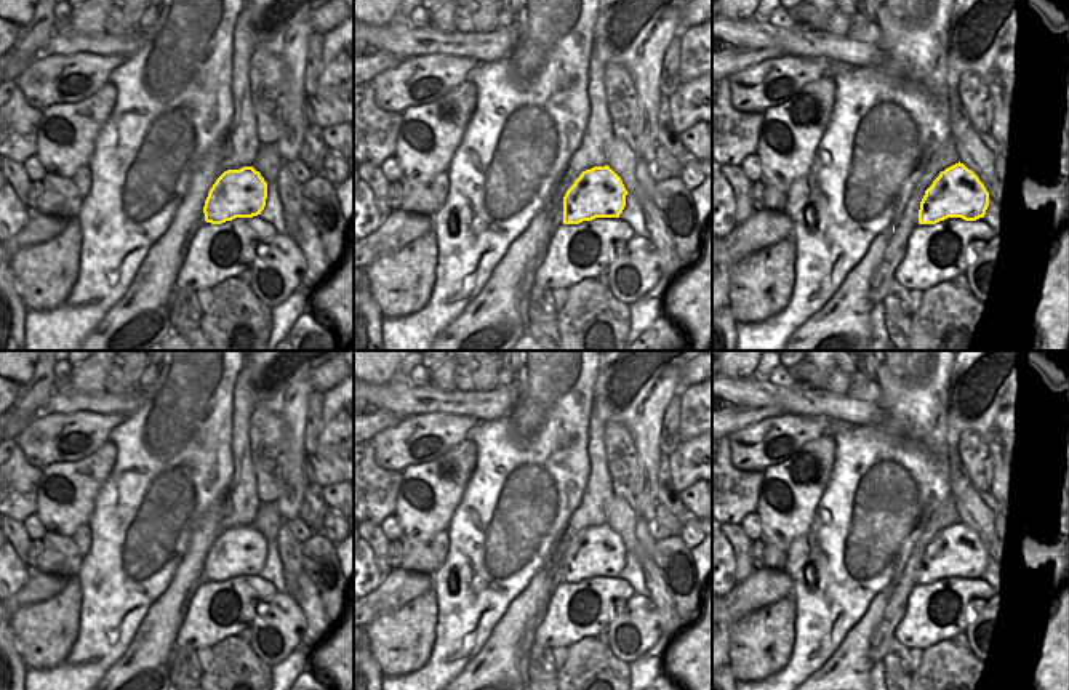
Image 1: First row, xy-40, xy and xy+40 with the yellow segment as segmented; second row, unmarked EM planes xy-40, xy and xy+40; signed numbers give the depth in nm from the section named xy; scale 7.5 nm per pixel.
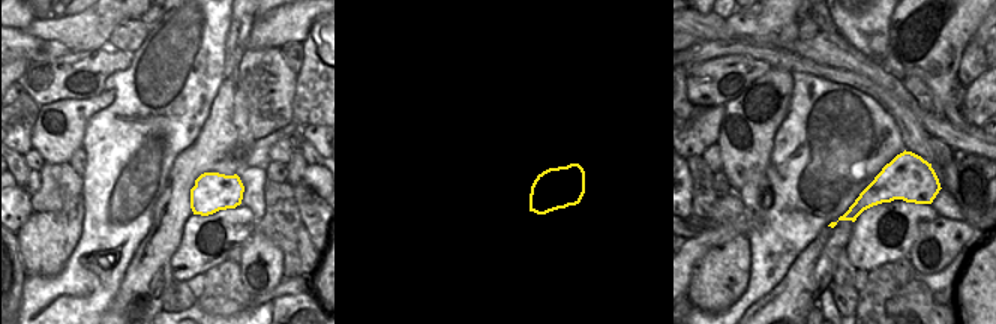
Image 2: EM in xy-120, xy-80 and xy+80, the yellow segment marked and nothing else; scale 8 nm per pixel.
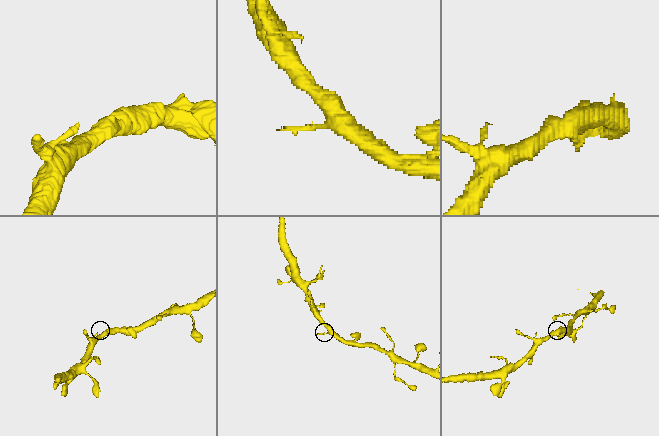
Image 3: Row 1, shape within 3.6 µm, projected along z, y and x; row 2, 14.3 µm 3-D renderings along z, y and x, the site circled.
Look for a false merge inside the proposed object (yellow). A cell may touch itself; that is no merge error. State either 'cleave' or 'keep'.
keep

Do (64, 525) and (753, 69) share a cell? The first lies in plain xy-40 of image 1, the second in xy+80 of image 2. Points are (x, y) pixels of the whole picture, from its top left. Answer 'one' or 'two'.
two

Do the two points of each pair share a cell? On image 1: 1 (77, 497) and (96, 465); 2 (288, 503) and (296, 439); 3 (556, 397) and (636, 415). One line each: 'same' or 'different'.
1: same
2: same
3: different

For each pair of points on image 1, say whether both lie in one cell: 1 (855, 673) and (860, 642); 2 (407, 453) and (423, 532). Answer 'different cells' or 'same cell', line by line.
1: same cell
2: different cells

